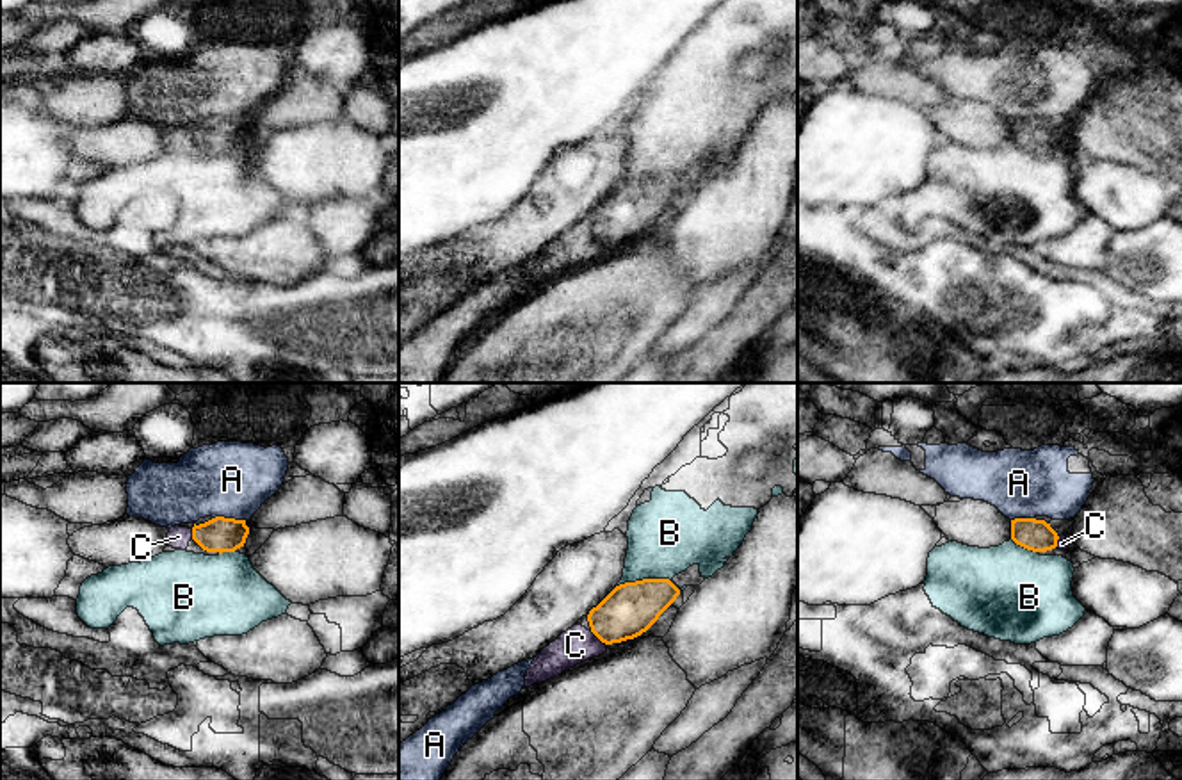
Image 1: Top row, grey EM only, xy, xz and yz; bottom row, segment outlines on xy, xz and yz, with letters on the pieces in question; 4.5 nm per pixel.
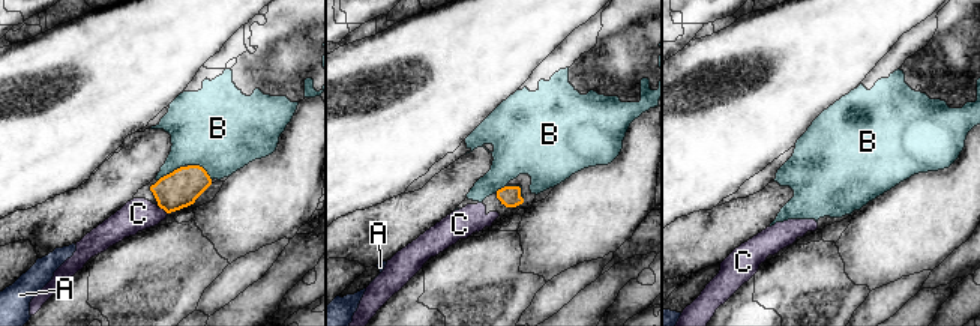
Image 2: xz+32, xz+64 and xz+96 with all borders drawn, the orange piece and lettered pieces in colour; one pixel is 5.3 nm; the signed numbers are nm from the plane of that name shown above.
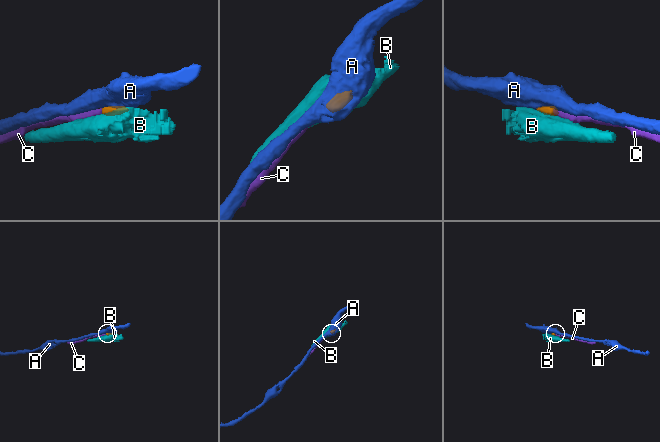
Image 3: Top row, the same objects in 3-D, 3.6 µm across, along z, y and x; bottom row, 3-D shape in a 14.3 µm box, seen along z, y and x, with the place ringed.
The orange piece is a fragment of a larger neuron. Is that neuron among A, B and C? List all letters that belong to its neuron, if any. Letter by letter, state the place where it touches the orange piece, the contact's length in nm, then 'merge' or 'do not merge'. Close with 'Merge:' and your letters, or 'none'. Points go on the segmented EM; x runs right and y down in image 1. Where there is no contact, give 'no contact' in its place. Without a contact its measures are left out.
A: contact xy (228, 519); length 150 nm; do not merge
B: contact xz (648, 579); length 280 nm; do not merge
C: contact xz (599, 638); length 100 nm; merge
Merge: C

